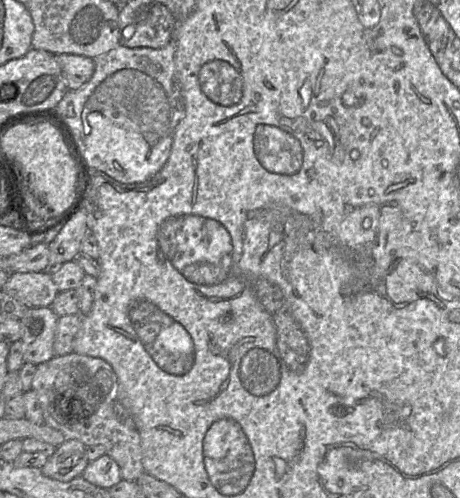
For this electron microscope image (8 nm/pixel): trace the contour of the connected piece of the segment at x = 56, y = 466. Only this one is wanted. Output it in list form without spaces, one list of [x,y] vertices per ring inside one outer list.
[[[65,440],[61,445],[56,447],[54,454],[48,457],[47,462],[41,467],[41,471],[46,477],[51,479],[69,482],[81,476],[88,463],[86,446],[78,440]]]

